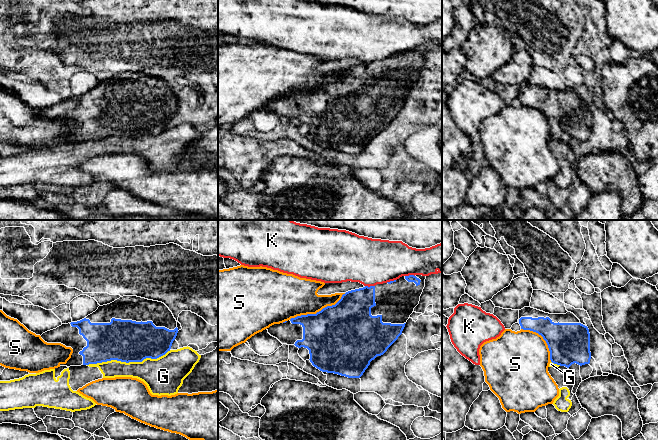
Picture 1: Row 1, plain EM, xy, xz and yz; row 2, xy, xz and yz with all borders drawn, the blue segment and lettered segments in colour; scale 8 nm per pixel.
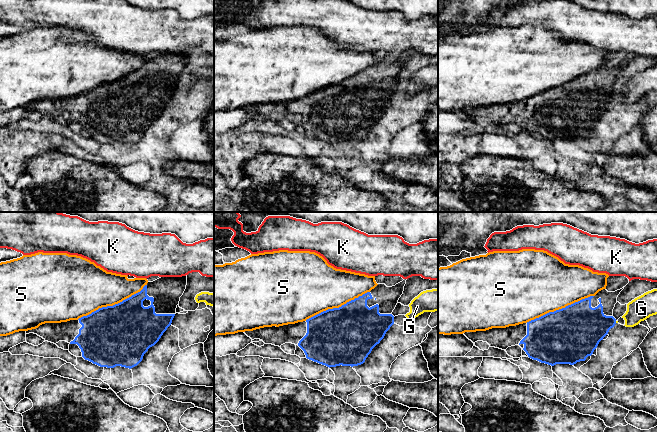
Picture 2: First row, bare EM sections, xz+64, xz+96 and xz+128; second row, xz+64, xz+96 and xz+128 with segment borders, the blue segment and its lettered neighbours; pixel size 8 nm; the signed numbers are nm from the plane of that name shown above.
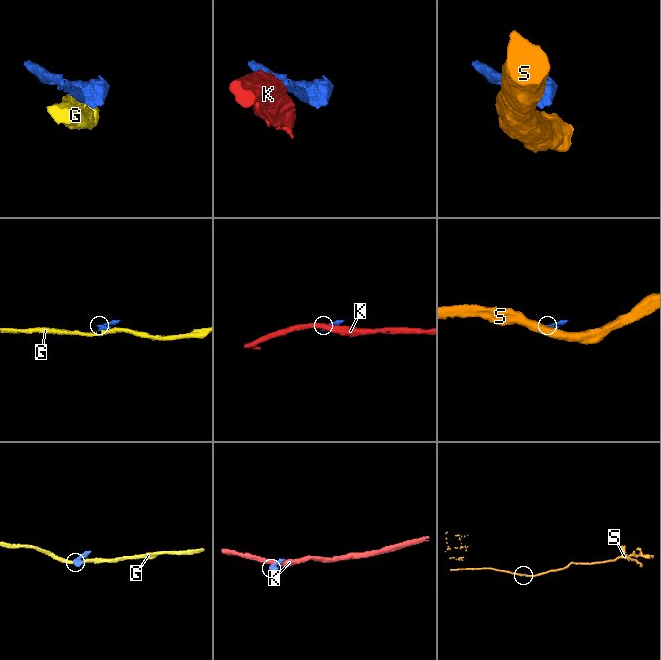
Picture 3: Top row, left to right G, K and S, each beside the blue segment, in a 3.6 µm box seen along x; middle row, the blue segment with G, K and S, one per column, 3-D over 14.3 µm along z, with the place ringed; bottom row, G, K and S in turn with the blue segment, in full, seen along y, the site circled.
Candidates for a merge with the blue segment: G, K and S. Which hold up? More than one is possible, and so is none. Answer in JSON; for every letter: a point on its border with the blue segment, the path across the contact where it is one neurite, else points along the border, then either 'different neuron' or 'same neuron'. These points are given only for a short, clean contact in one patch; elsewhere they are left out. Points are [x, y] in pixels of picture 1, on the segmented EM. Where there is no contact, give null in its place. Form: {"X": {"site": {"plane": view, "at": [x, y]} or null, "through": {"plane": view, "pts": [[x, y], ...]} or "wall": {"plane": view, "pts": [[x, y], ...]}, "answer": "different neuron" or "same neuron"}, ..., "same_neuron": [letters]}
{"G": {"site": {"plane": "xy", "at": [128, 362]}, "answer": "different neuron"}, "K": {"site": {"plane": "xz", "at": [409, 275]}, "answer": "different neuron"}, "S": {"site": {"plane": "xz", "at": [317, 312]}, "answer": "different neuron"}, "same_neuron": []}

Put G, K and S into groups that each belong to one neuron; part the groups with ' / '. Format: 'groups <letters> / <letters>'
groups G / K / S

